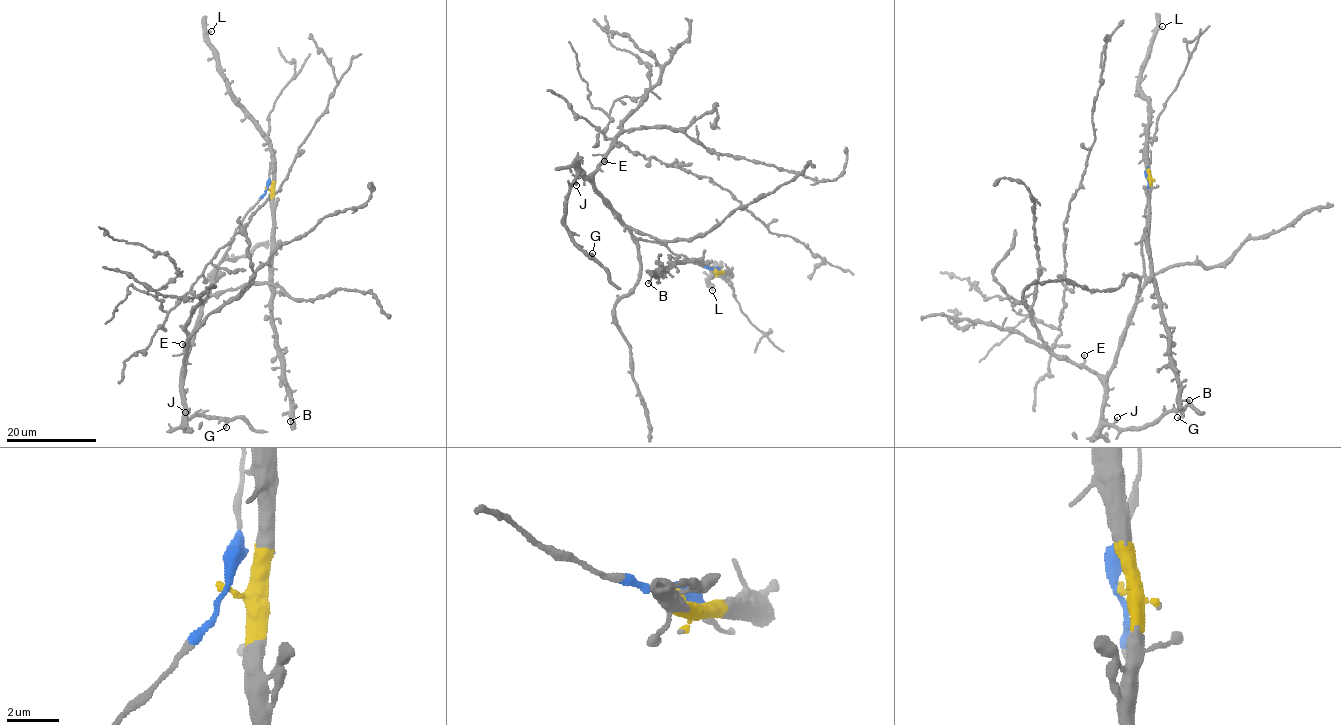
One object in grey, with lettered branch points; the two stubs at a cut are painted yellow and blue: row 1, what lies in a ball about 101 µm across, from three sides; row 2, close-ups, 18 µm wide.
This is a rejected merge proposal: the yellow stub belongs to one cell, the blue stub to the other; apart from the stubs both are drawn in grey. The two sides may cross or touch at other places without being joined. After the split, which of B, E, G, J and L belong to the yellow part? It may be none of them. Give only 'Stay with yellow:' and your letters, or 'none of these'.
Stay with yellow: B, L

